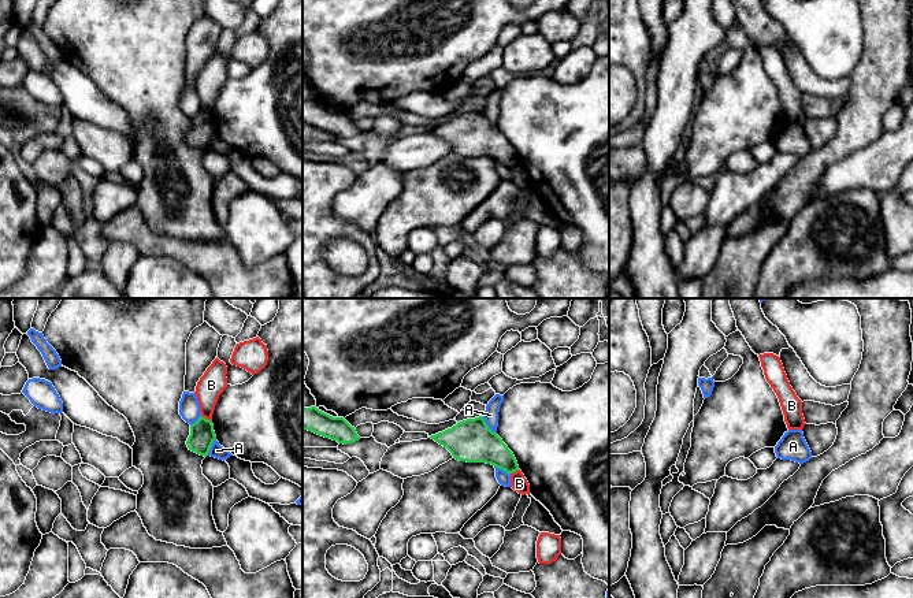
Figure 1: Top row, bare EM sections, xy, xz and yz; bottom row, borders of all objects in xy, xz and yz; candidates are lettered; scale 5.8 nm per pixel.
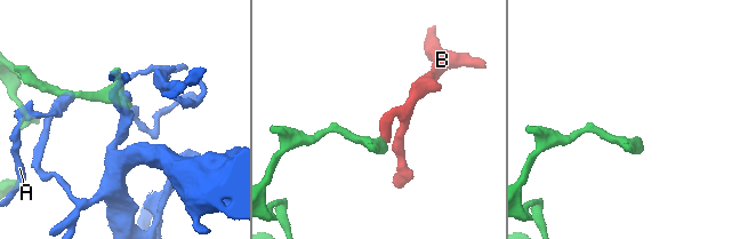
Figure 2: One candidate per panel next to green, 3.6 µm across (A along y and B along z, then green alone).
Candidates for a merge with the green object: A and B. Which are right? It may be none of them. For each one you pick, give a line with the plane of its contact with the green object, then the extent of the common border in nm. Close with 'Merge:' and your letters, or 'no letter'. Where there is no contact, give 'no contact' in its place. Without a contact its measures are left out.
Merge: no letter

